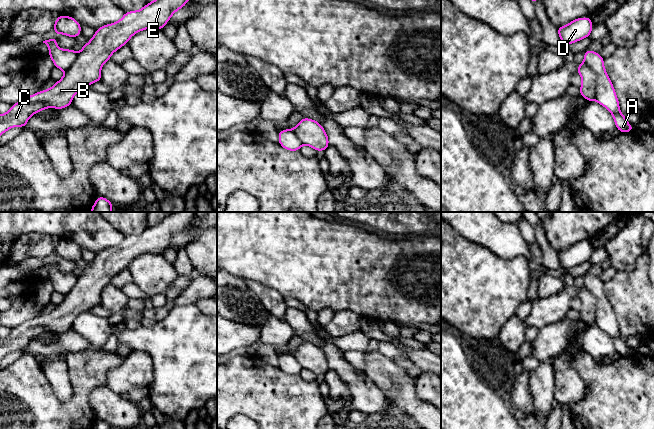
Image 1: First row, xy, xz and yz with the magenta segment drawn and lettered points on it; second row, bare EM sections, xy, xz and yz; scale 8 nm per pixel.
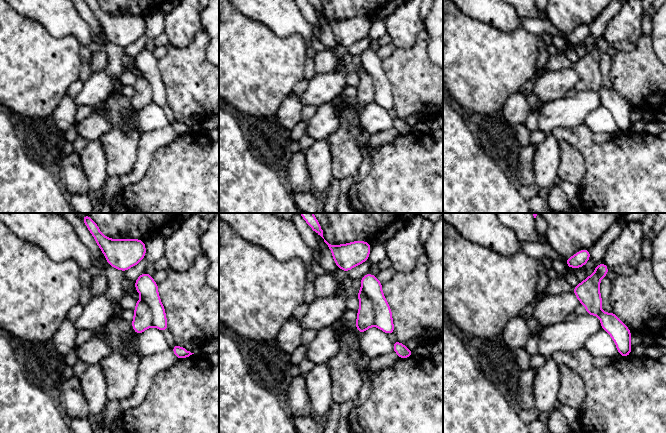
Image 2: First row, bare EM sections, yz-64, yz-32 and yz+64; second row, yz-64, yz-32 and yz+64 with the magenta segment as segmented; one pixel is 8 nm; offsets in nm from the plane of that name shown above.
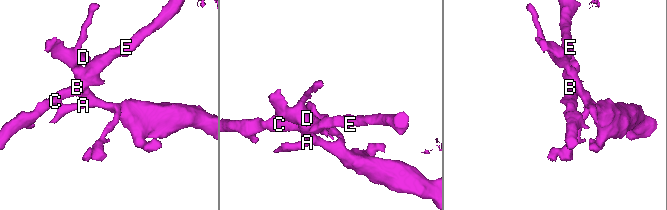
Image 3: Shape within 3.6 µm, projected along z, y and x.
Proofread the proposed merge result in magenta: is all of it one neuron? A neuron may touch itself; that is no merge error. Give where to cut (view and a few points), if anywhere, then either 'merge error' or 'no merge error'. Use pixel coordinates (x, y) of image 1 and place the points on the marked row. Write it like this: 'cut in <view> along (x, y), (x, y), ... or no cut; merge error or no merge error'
cut in yz along (584, 60), (596, 75), (595, 99); merge error

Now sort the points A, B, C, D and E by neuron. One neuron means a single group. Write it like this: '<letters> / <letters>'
A D / B C E

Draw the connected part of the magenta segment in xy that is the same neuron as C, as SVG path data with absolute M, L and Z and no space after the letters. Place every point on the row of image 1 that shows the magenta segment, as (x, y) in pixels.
M153 0L137 11L125 12L119 21L96 29L94 36L77 53L72 66L50 89L36 92L11 105L7 113L0 114L0 136L17 126L25 129L29 118L37 112L71 105L79 90L94 82L101 82L104 63L134 34L145 29L162 30L172 15L188 1Z

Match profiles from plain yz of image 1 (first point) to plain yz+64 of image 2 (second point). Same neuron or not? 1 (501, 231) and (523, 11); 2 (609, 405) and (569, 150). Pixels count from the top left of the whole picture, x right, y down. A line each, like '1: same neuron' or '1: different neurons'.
1: different neurons
2: different neurons

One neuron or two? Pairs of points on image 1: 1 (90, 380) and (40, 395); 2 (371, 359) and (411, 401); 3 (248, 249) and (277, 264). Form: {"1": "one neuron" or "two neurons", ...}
{"1": "one neuron", "2": "one neuron", "3": "one neuron"}

